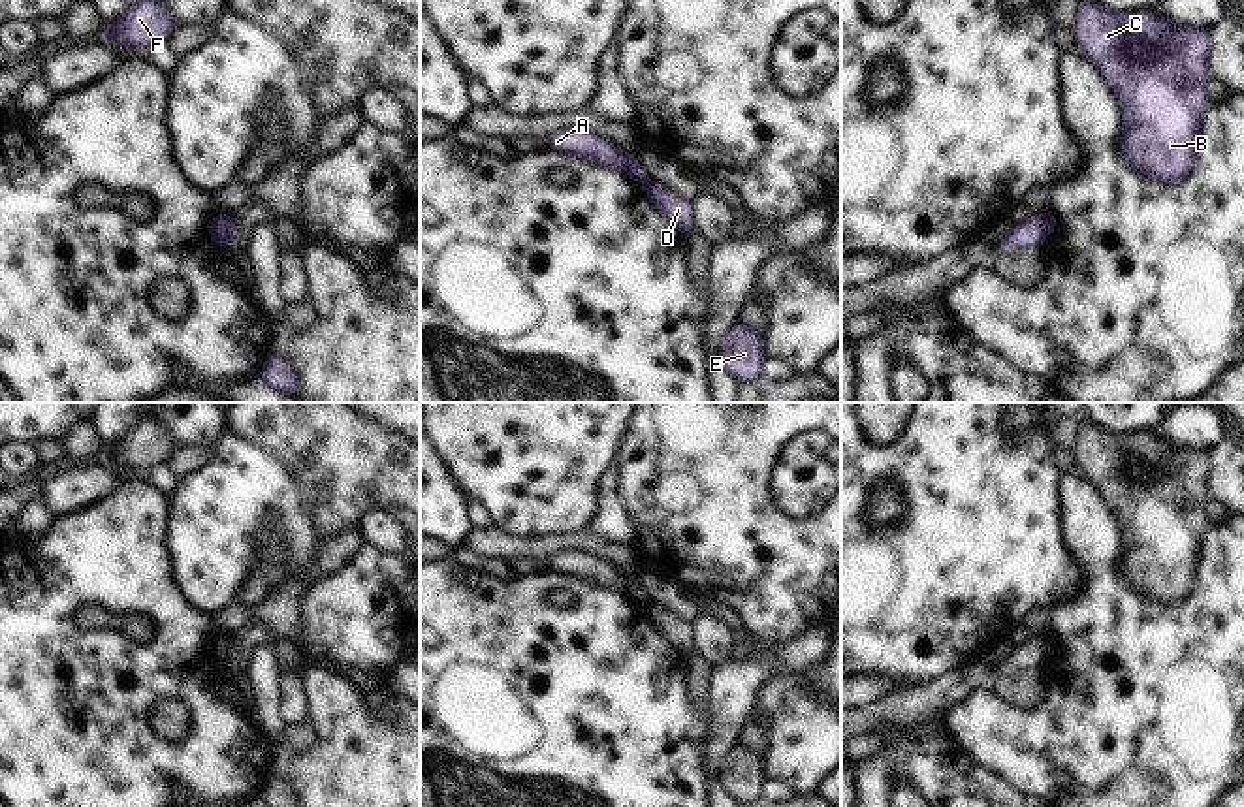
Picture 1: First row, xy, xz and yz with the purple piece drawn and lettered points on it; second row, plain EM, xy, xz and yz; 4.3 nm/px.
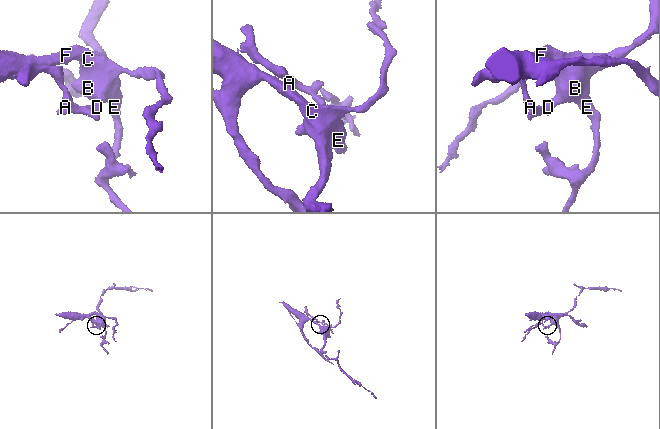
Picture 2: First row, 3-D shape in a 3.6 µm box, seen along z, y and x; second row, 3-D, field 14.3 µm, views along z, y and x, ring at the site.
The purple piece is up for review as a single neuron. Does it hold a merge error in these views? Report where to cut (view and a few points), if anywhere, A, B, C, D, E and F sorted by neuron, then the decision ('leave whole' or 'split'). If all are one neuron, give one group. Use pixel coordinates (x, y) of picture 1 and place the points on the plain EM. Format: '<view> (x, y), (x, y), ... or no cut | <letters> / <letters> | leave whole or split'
yz (1039, 634), (1047, 653) | A / B C D E F | split

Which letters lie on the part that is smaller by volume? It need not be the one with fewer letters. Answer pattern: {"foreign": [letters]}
{"foreign": ["A"]}

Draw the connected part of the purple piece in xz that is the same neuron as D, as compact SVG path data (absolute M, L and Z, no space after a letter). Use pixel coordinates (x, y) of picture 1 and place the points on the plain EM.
M647 602L644 604L646 617L655 625L662 641L687 658L693 649L693 625L679 621L664 608Z

